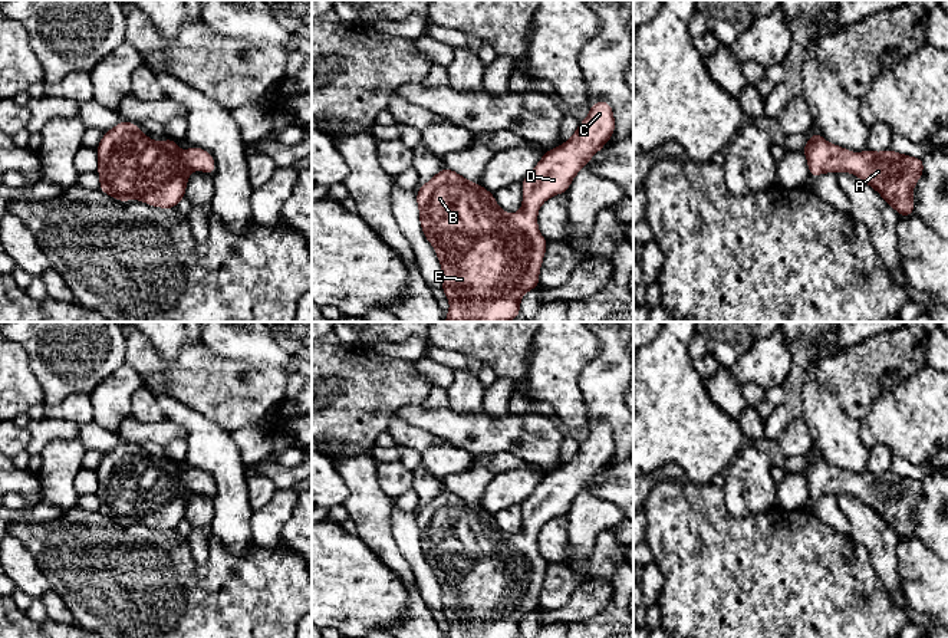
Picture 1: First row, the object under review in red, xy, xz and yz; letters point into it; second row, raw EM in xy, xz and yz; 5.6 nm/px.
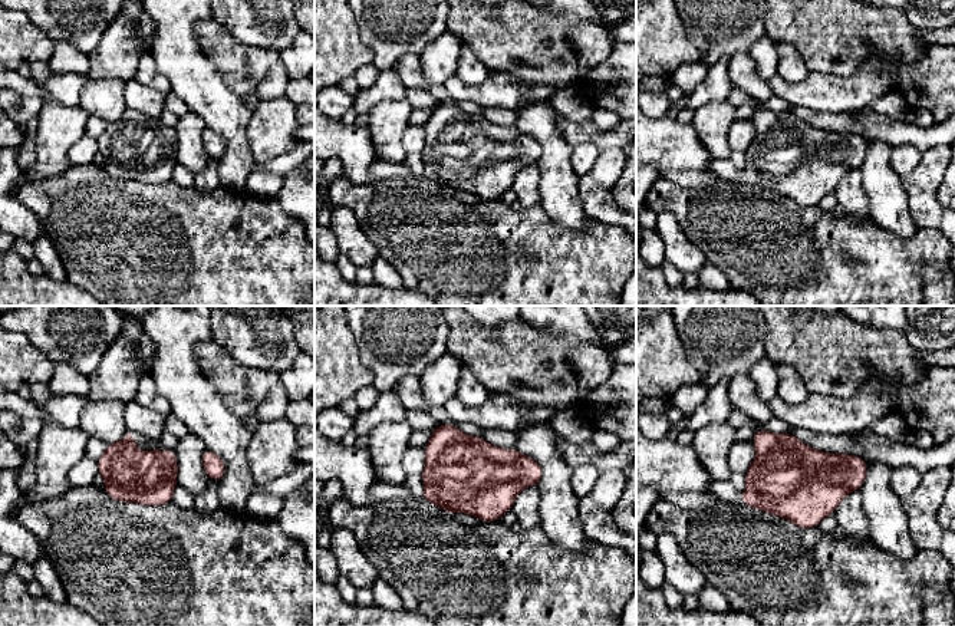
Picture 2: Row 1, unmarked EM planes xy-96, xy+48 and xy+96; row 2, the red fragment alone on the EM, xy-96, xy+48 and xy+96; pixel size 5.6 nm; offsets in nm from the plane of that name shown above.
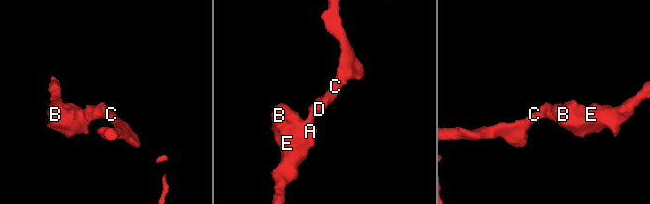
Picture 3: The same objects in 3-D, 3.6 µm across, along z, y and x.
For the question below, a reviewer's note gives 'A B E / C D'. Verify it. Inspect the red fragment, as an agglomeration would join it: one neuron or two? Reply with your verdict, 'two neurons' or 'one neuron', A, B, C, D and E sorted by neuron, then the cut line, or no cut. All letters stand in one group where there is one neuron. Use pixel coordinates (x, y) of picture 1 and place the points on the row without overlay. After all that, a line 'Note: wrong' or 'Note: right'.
one neuron | A B C D E | no cut
Note: wrong

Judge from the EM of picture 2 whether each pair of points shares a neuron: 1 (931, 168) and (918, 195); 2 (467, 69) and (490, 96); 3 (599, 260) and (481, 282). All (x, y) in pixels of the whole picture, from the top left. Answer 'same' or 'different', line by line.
1: same
2: different
3: same

